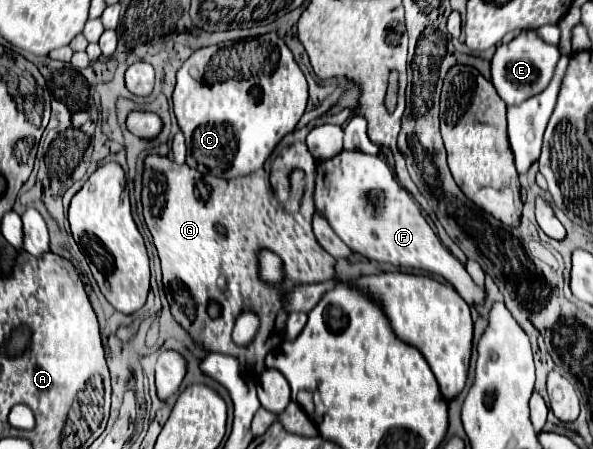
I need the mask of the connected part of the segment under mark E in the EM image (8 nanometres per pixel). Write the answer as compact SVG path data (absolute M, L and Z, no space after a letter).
M534 30L520 32L512 42L500 44L496 48L492 58L492 84L506 104L522 104L548 86L558 58L558 46L546 44L542 38L536 36Z

